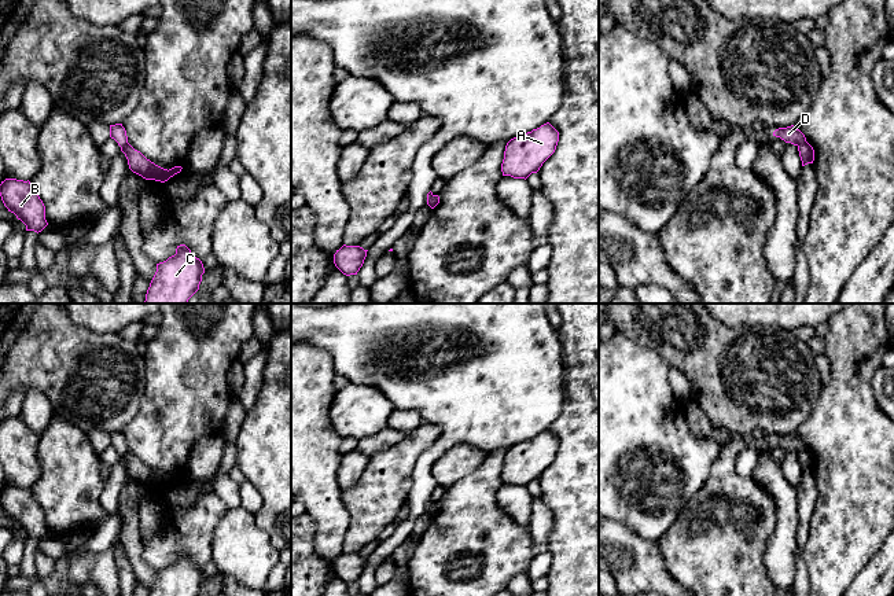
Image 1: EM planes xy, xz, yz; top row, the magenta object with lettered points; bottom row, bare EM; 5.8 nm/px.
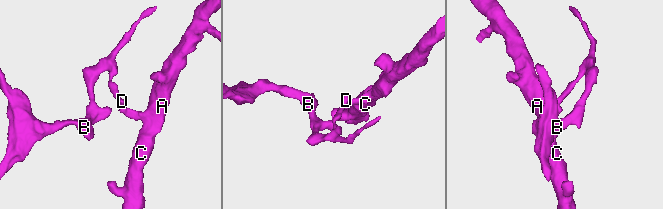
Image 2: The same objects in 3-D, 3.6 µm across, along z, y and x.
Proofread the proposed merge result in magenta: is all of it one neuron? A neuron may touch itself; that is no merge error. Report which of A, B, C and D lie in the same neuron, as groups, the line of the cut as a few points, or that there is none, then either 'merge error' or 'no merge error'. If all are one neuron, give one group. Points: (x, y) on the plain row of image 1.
A C / B D | yz (806, 449), (798, 453) | merge error

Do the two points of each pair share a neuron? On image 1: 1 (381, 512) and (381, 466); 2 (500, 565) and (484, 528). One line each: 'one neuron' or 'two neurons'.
1: one neuron
2: one neuron

